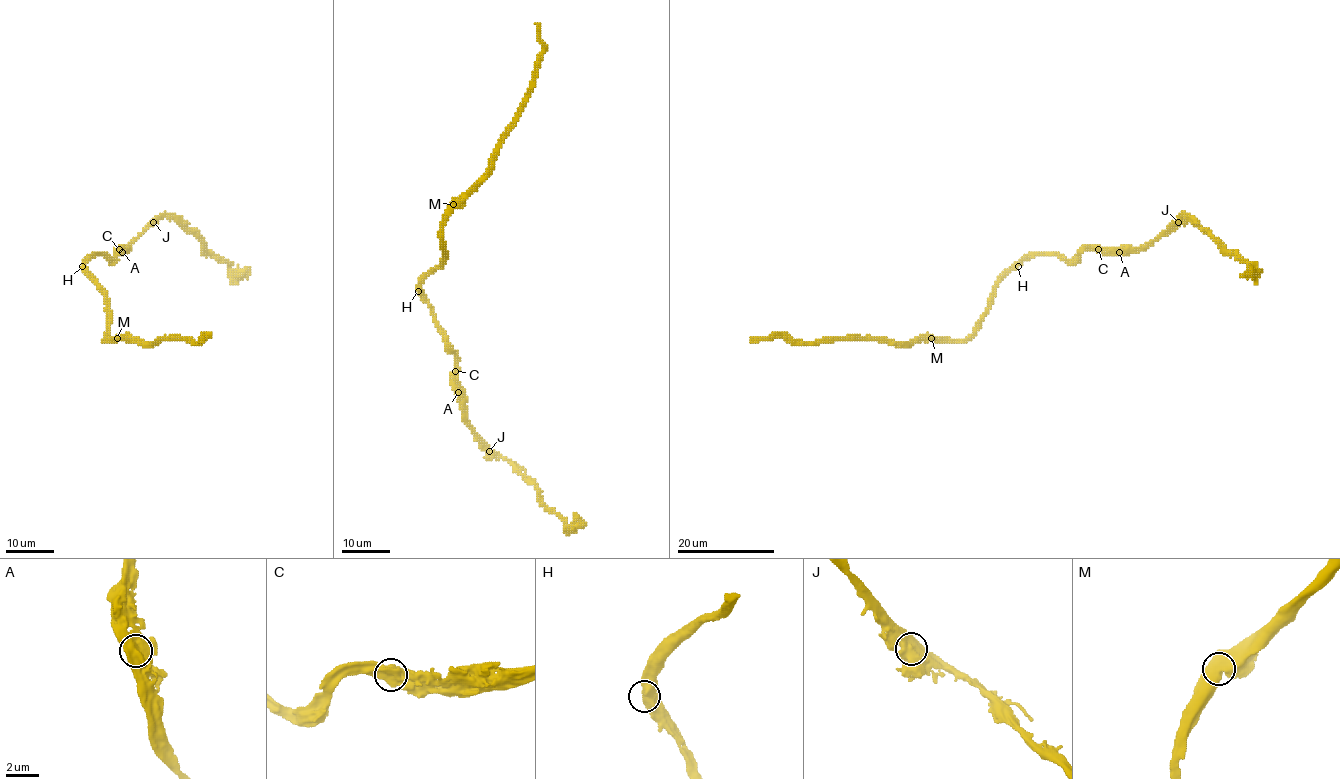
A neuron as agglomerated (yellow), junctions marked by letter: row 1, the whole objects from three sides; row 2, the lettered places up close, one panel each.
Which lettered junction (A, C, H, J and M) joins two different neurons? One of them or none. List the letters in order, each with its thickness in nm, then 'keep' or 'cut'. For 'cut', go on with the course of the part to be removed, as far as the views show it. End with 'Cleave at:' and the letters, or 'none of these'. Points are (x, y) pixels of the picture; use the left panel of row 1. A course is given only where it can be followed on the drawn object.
A: 900 nm | keep
C: 750 nm | keep
H: 600 nm | keep
J: 800 nm | keep
M: 850 nm | keep
Cleave at: none of these

